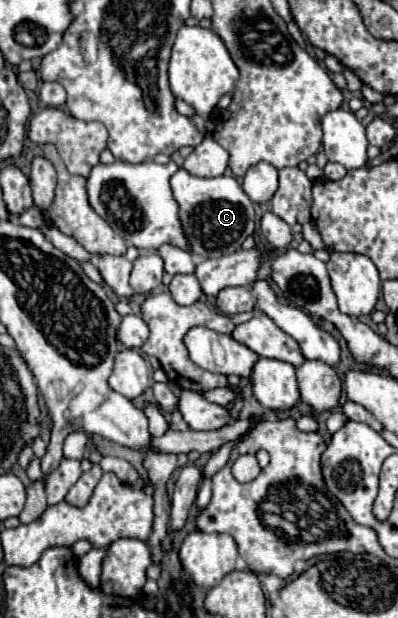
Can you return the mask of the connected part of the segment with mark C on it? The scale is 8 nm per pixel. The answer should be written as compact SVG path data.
M180 168L170 178L172 194L178 202L178 218L184 230L184 236L190 244L190 254L198 258L218 258L230 252L240 250L242 242L254 232L256 214L250 198L244 194L236 178L218 176L218 178L198 178Z

